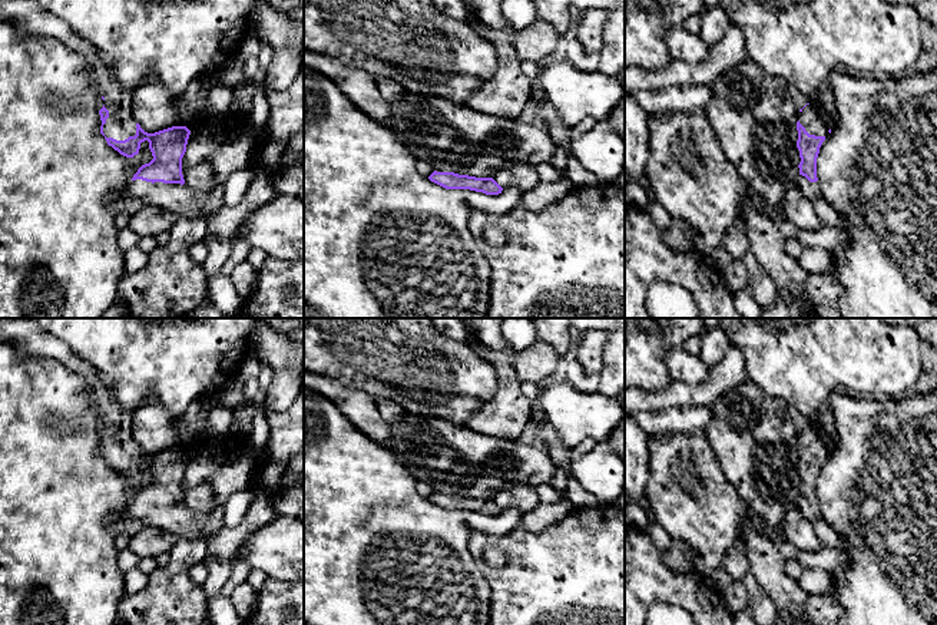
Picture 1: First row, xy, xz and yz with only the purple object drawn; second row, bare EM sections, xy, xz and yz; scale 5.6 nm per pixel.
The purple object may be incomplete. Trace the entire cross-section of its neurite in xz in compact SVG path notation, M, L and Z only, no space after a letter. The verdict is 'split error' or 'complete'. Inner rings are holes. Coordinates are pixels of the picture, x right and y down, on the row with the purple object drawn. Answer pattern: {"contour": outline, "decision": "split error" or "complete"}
{"contour": "M434 171L428 179L446 189L470 189L486 195L499 195L503 188L493 178L476 178L454 172Z", "decision": "complete"}

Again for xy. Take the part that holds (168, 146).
{"contour": "M0 0L0 19L26 36L53 37L87 62L90 85L105 100L99 110L100 133L109 146L133 158L139 153L140 143L149 142L153 159L133 175L128 198L165 208L175 215L201 215L205 219L225 205L222 186L196 192L183 185L182 158L191 130L186 126L172 126L155 133L145 132L132 113L132 92L113 79L107 60L64 22L34 0Z", "decision": "split error"}

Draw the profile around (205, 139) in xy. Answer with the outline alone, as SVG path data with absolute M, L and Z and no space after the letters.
M202 123L191 130L182 166L192 166L206 159L225 142L224 133L216 123Z

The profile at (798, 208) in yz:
M792 182L782 199L784 214L798 229L818 231L824 228L812 201Z

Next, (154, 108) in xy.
M150 75L132 92L132 113L148 133L185 126L175 108L176 97L178 95L170 93L155 75Z

